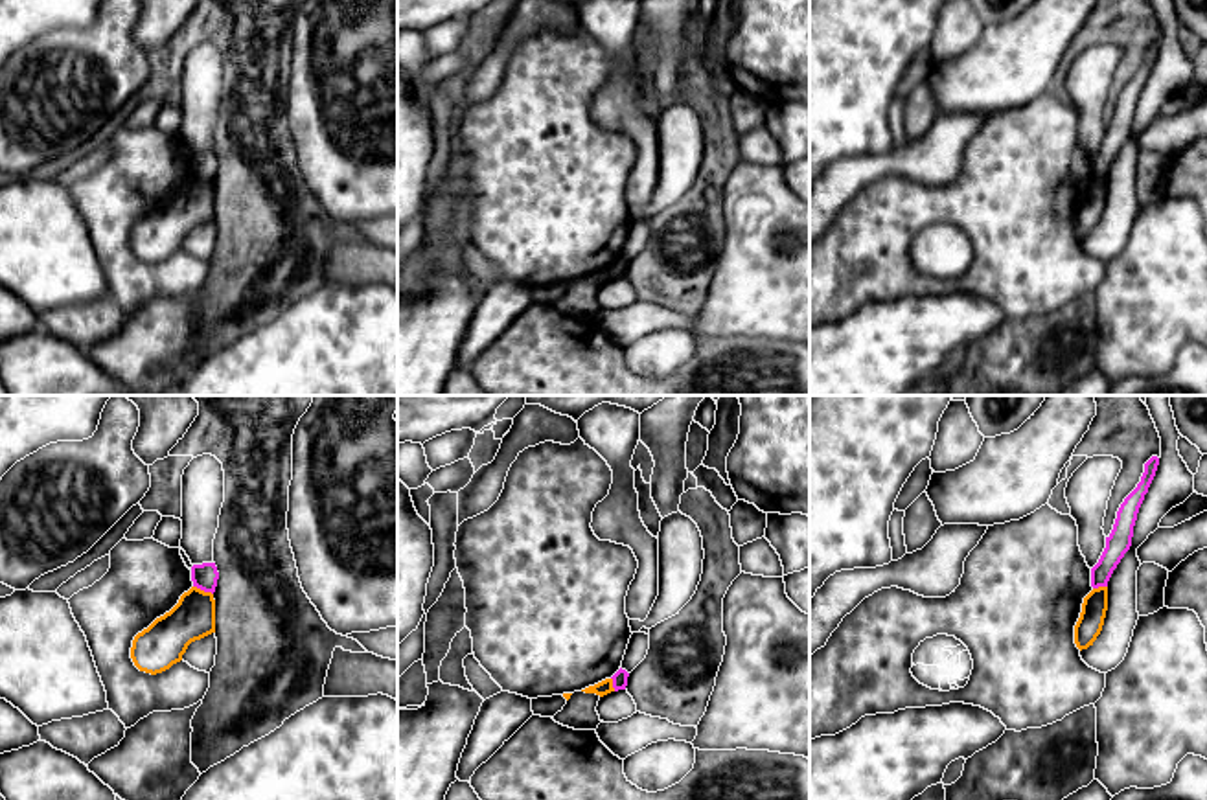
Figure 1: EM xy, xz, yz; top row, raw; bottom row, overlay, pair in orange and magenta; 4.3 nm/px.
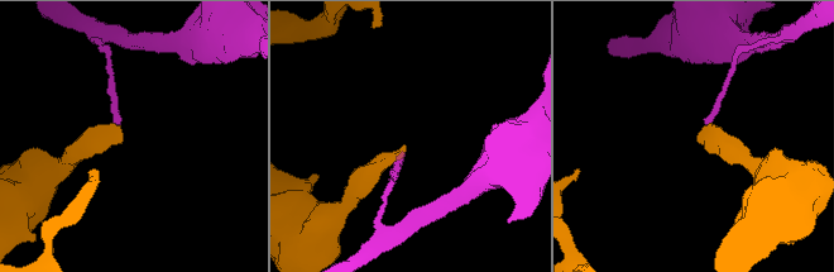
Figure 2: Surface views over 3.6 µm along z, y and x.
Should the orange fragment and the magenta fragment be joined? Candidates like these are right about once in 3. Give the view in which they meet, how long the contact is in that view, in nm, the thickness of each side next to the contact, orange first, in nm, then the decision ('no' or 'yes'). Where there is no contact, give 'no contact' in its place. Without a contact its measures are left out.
meets orange in xy; contact 100 nm long; 190 nm thick on the orange side, 120 nm on the other; no

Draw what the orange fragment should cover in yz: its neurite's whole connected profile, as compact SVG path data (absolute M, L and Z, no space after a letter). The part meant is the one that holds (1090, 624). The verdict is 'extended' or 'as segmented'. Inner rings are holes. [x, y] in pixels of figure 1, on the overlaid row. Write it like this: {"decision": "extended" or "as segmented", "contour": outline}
{"decision": "as segmented", "contour": "M1108 587L1093 589L1082 603L1080 618L1075 625L1076 647L1087 649L1102 631L1108 611Z"}

